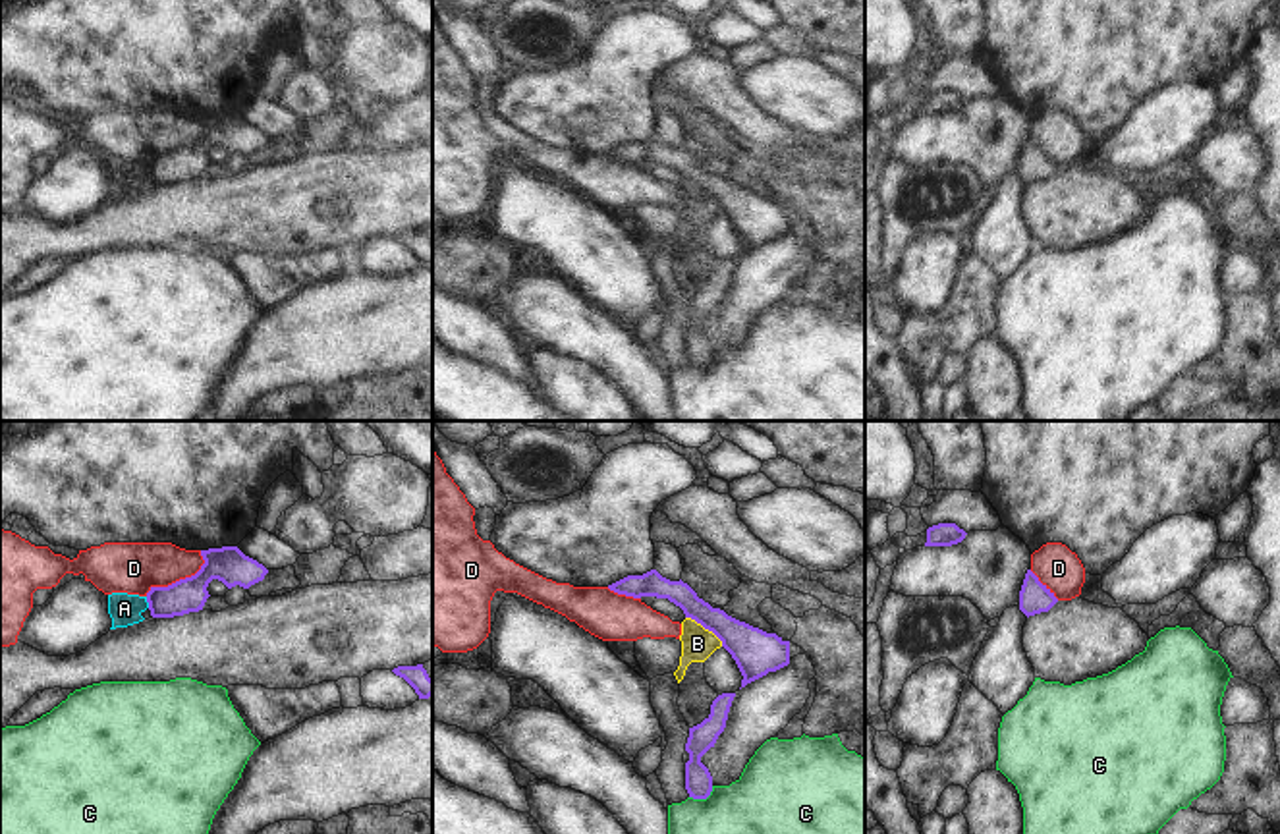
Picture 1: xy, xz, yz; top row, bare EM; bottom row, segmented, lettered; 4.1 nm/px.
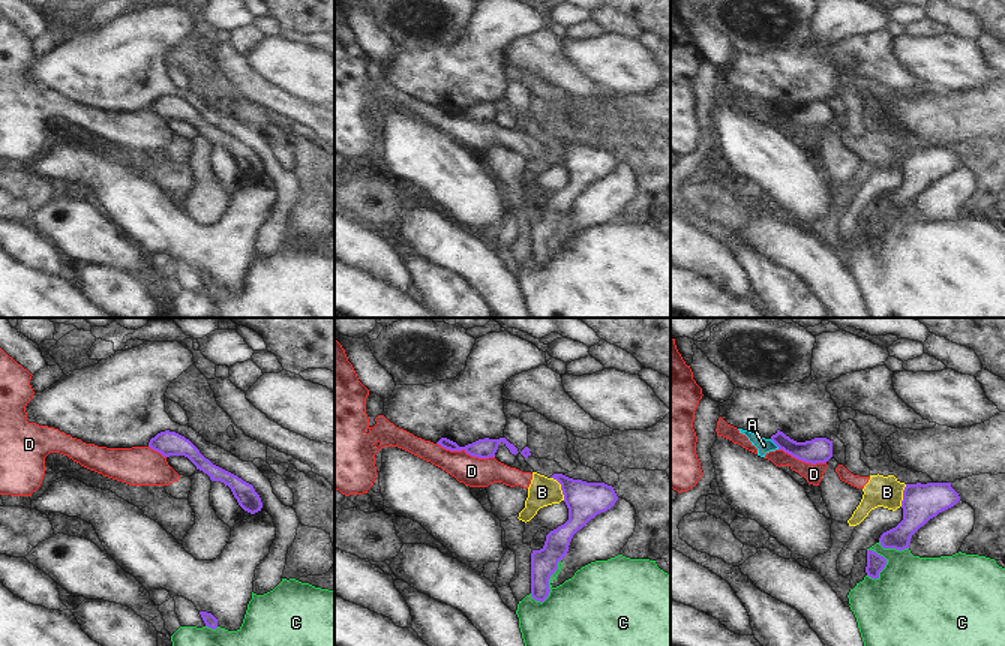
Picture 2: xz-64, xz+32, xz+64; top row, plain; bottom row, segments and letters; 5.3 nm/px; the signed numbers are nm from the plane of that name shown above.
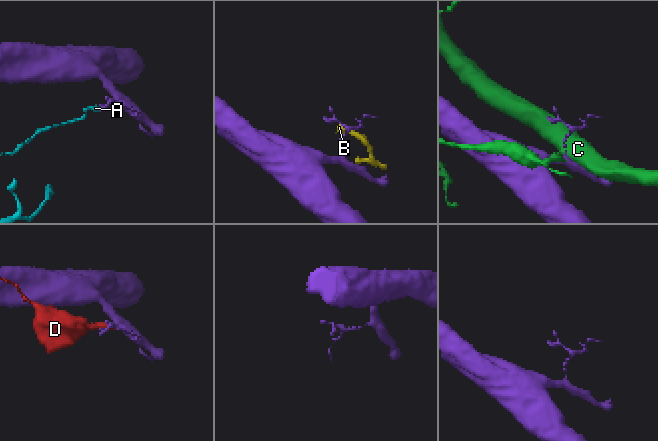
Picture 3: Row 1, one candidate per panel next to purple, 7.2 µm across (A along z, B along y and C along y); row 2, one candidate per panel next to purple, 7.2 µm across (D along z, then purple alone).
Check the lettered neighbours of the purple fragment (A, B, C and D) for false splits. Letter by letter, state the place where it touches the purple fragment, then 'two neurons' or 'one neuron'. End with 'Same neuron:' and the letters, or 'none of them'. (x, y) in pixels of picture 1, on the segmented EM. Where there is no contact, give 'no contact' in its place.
A: xy (147, 601) | two neurons
B: xz (705, 628) | two neurons
C: xz (703, 798) | two neurons
D: xy (180, 580) | two neurons
Same neuron: none of them

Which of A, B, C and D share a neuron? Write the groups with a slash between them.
A / B D / C

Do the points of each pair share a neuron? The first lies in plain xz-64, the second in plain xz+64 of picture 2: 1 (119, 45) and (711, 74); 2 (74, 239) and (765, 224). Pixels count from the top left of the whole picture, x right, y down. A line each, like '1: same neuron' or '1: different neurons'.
1: different neurons
2: same neuron

